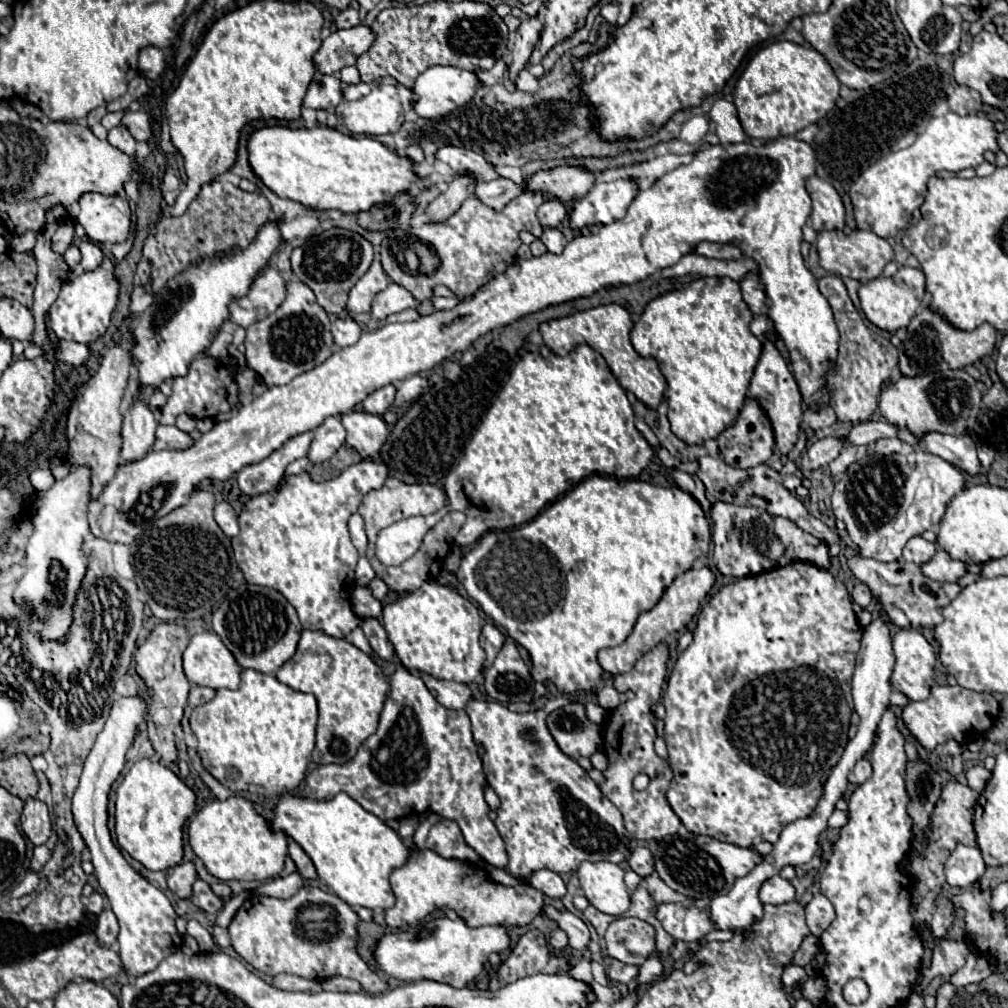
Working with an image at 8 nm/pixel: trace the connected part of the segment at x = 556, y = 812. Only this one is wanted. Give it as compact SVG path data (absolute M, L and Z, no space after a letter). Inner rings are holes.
M479 699L469 701L465 709L471 717L475 741L485 747L483 769L487 775L487 783L501 799L495 825L507 845L507 871L513 877L529 877L539 869L549 869L555 873L573 873L583 861L621 863L629 857L629 837L619 809L615 809L615 805L607 797L603 797L599 785L589 777L589 773L575 759L567 757L551 737L547 729L547 713L551 713L553 709L557 709L557 705L555 701L549 701L541 709L513 713L497 701Z

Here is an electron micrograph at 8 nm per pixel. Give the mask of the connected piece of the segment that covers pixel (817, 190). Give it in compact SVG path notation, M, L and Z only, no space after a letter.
M811 175L805 181L805 189L813 201L813 211L811 211L813 229L815 231L843 229L845 227L845 207L835 187L827 179Z

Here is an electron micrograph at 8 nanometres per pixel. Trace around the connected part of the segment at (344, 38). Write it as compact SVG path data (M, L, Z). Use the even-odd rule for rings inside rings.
M355 25L351 29L331 33L321 49L315 53L313 63L319 73L337 75L343 67L355 65L357 57L367 53L375 41L375 33L367 25Z

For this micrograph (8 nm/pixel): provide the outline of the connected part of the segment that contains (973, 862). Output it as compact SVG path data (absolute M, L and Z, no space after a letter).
M957 845L945 863L945 877L949 885L971 887L985 873L985 861L979 847Z

